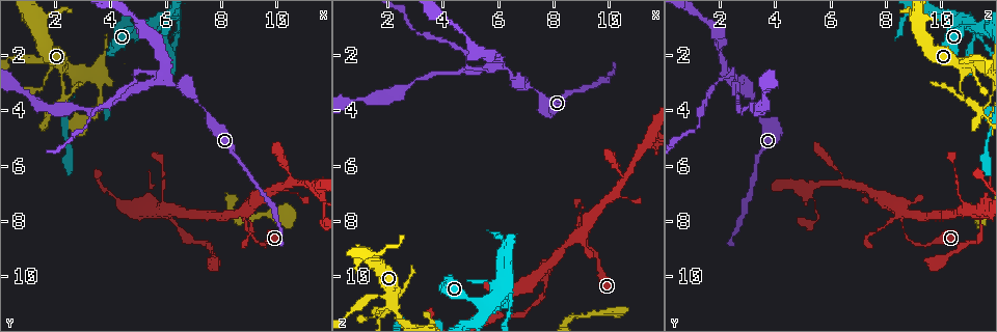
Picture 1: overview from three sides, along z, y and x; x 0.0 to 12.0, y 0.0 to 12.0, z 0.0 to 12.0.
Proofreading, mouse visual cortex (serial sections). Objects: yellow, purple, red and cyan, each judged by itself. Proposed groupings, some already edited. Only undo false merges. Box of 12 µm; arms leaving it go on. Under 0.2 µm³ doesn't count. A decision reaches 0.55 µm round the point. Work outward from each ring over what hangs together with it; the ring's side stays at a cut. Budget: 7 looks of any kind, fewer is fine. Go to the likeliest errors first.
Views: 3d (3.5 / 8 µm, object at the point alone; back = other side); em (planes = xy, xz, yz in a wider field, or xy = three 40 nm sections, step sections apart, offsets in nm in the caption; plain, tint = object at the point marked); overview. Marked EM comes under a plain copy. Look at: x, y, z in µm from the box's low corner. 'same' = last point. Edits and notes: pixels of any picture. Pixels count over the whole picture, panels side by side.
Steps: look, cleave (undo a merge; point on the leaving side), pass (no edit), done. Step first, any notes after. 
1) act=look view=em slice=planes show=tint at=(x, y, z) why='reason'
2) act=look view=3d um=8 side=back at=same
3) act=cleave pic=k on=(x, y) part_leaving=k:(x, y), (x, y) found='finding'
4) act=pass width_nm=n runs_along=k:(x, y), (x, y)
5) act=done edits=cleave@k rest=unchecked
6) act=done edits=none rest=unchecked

act=look view=3d um=3.5 at=(5.9, 2.8, 2.4) why='four arms meet'

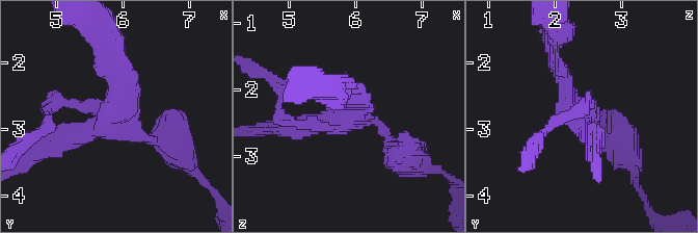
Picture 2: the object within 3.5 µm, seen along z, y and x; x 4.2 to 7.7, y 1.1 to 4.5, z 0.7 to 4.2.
act=look view=em slice=planes show=tint at=(5.95, 2.90, 2.45) why='need the tissue'

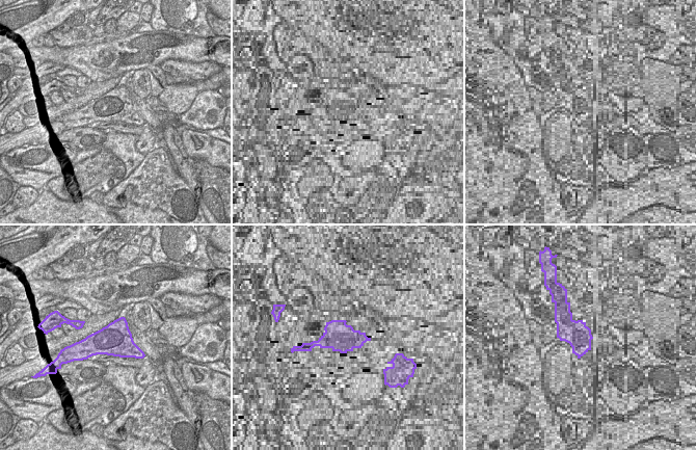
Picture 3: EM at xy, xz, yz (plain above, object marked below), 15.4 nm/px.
act=pass width_nm=500 runs_along=2:(405, 155), (373, 120), (293, 128) found='continuous, no second cell'

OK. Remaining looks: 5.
act=look view=3d um=3.5 side=back at=(2.2, 3.0, 10.7)

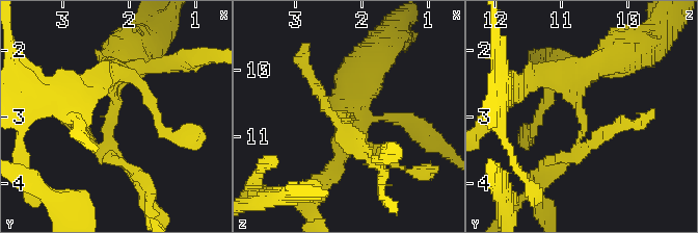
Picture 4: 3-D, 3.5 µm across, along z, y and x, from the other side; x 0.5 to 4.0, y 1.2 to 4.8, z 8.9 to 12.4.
act=look view=em slice=xy step=3 show=tint at=(2.30, 3.05, 10.75) why='need the tissue'

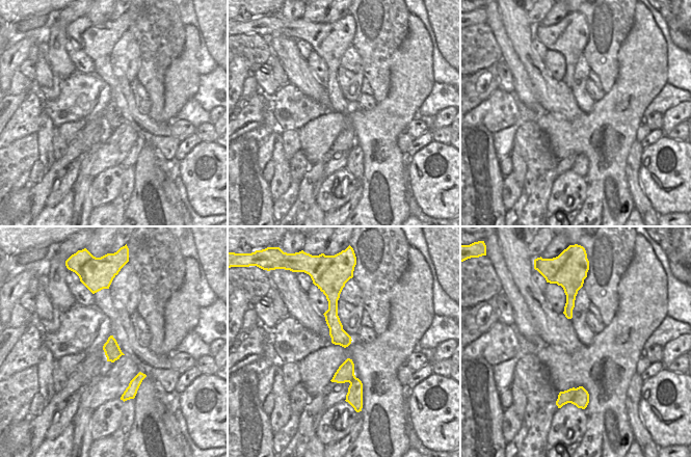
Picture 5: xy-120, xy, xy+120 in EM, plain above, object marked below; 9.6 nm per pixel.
act=cleave pic=4 on=(596, 138) part_leaving=4:(579, 106), (584, 132), (539, 180) found='a second cell is stuck on'

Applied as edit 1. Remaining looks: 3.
act=look view=overview

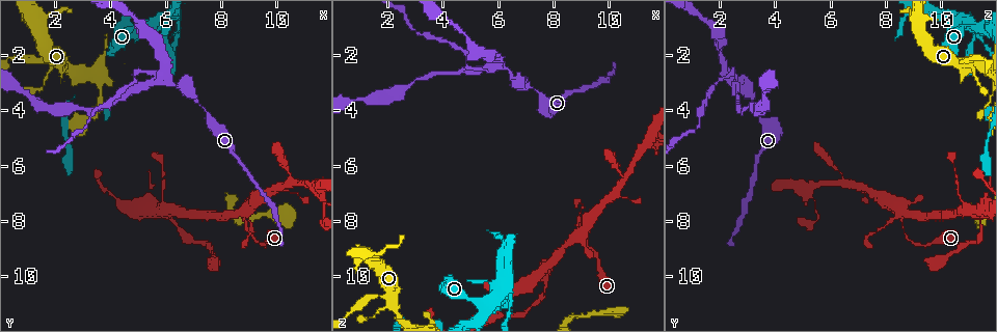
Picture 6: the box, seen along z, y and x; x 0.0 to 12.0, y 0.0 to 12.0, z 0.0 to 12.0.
act=look view=em slice=xy step=2 show=tint at=(11.3, 6.9, 5.2) why='two arms at a narrow angle'

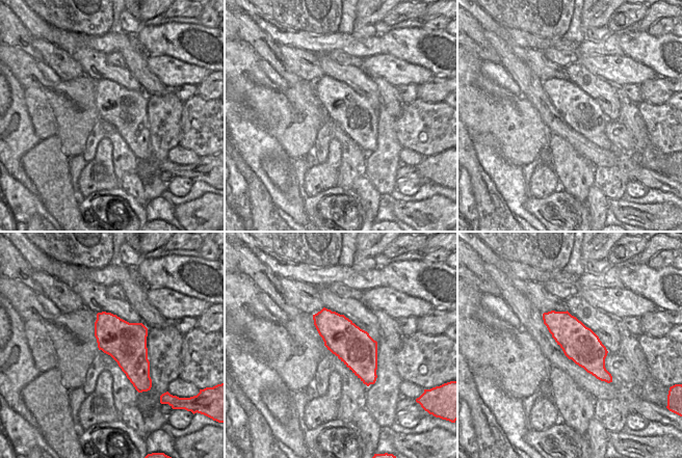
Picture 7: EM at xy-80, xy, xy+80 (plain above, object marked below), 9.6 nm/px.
act=look view=3d um=3.5 at=same why='see where the arms go'

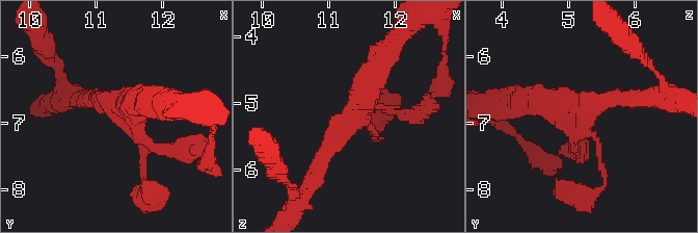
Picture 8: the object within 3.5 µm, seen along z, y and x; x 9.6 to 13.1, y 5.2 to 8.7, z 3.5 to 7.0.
act=pass runs_along=8:(317, 174), (380, 61) found='all the same cell'

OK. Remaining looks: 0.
act=done edits=cleave@4 rest=unchecked

